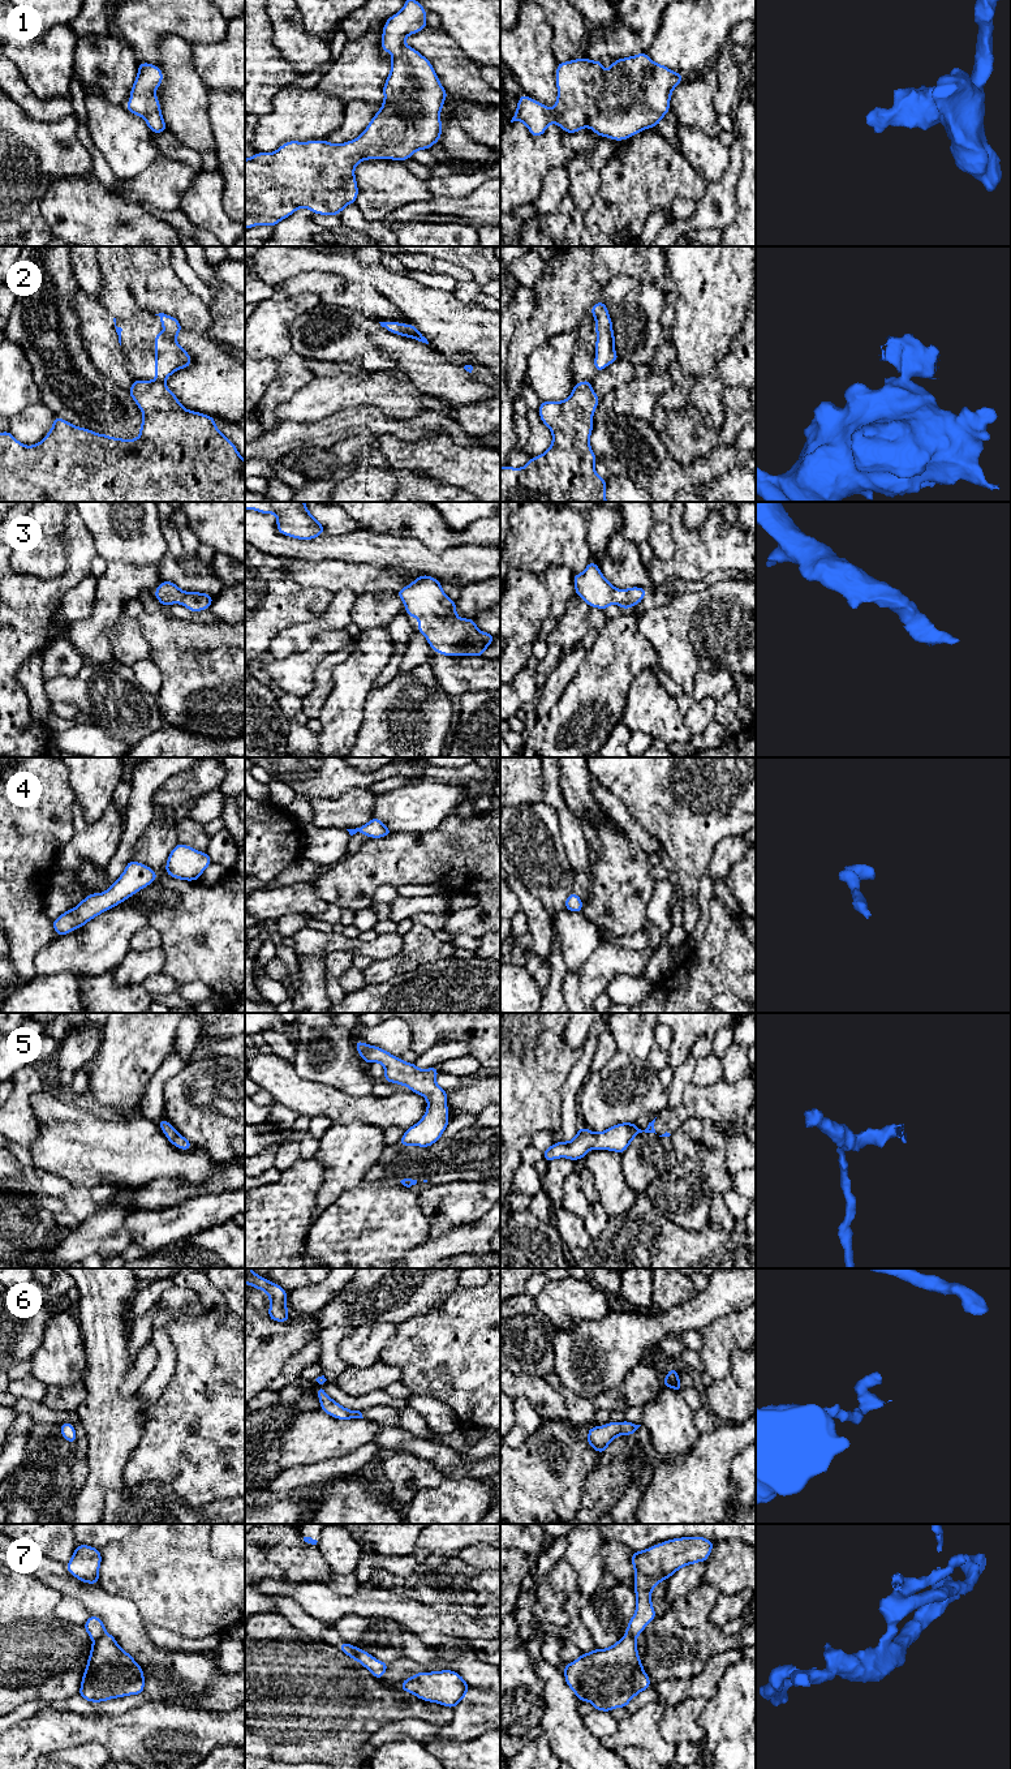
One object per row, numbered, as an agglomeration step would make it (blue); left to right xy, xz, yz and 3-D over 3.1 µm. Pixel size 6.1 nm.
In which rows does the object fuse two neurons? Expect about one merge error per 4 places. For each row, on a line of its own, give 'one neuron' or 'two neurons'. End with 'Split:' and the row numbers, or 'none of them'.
1: one neuron
2: two neurons
3: one neuron
4: one neuron
5: one neuron
6: one neuron
7: two neurons
Split: 2, 7

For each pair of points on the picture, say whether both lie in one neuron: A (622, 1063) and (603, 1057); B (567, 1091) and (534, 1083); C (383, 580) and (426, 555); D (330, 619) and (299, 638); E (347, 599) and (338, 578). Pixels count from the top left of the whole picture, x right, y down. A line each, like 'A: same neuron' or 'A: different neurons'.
A: different neurons
B: different neurons
C: different neurons
D: same neuron
E: different neurons

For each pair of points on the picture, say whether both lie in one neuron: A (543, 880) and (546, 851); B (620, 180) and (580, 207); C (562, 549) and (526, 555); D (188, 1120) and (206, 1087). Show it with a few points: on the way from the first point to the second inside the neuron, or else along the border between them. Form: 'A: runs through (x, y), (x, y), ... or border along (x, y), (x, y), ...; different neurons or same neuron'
A: runs through (543, 874), (543, 858); same neuron
B: border along (601, 171), (601, 181), (584, 219), (584, 230); different neurons
C: runs through (553, 549), (536, 549); same neuron
D: runs through (196, 1112), (206, 1102), (206, 1095); same neuron

